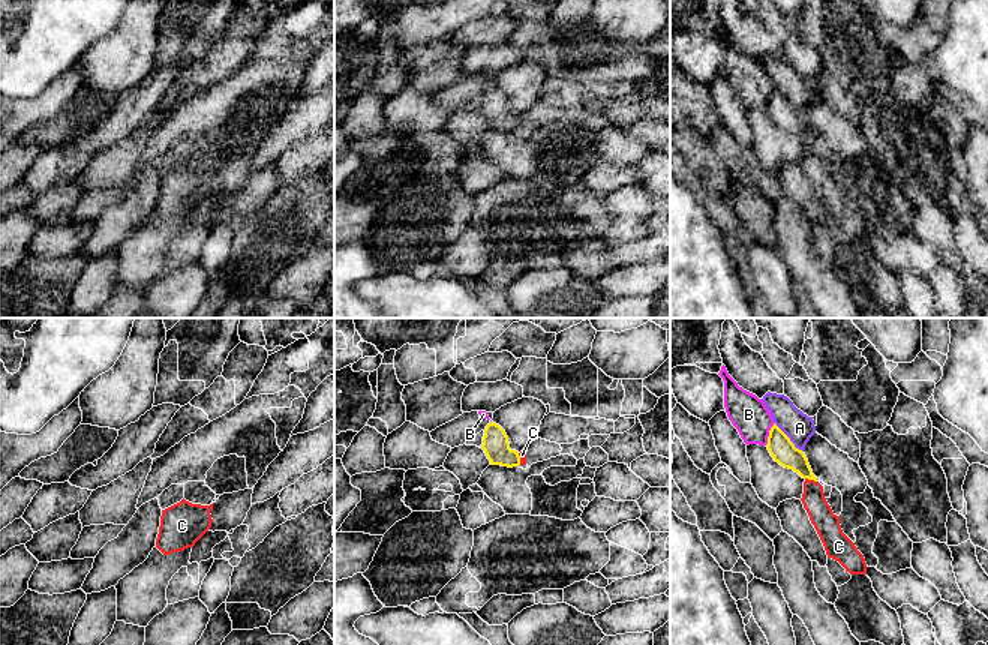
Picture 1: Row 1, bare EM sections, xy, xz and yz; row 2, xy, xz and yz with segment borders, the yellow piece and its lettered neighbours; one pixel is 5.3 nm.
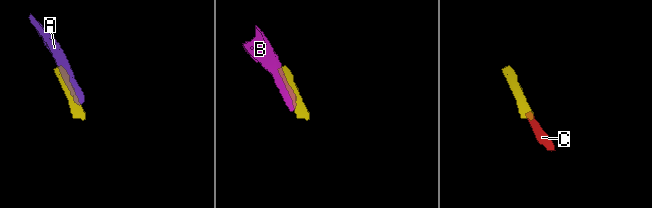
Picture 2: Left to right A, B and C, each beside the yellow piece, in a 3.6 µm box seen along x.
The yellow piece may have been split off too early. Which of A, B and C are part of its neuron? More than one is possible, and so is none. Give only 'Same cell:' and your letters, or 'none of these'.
Same cell: none of these

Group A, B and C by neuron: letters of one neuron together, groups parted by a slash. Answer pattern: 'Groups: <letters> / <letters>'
Groups: A / B / C

